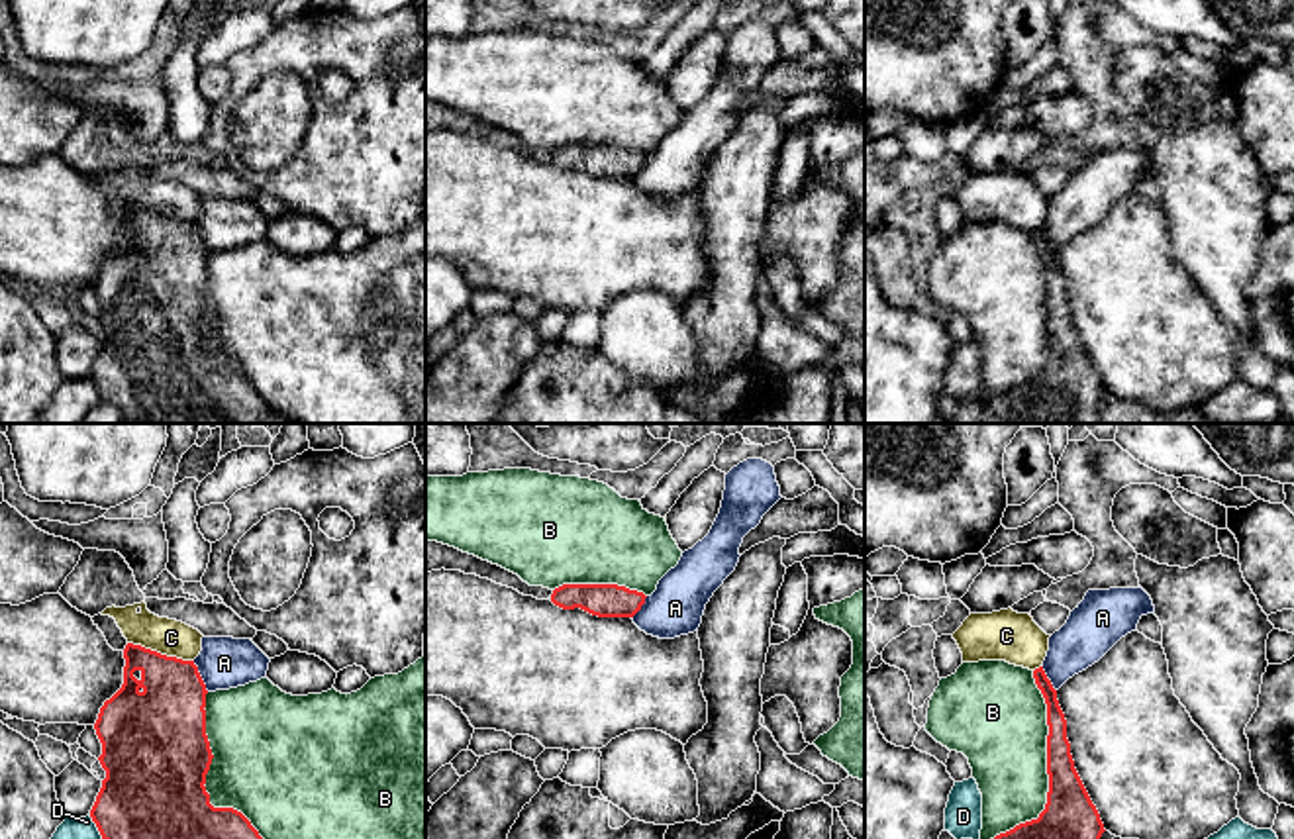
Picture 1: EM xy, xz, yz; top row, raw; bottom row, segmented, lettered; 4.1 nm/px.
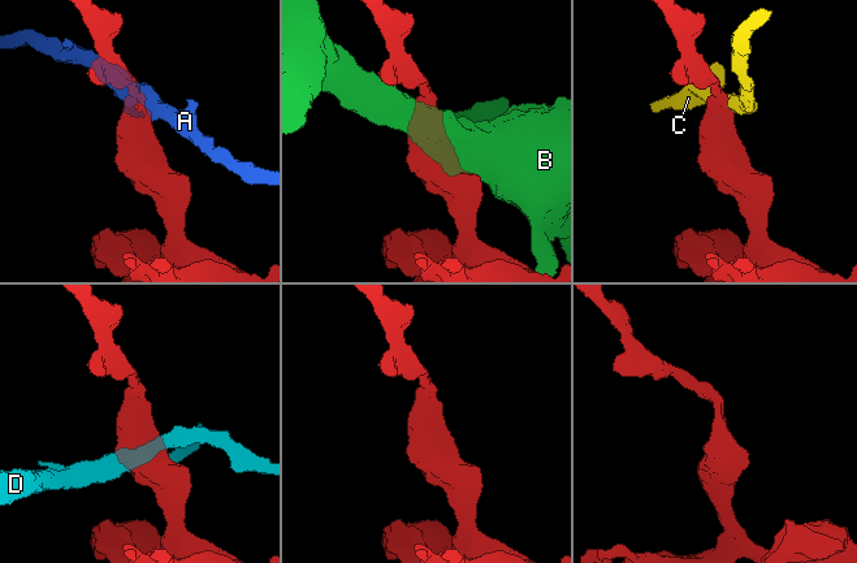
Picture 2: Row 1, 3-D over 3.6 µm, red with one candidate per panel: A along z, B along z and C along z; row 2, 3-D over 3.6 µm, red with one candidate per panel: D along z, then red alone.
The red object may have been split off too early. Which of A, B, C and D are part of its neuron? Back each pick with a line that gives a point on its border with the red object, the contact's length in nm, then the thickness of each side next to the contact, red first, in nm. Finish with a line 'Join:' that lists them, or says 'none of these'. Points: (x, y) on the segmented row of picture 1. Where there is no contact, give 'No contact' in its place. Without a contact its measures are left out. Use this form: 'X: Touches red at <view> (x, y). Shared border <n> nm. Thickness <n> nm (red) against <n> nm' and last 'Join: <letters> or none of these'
Join: none of these

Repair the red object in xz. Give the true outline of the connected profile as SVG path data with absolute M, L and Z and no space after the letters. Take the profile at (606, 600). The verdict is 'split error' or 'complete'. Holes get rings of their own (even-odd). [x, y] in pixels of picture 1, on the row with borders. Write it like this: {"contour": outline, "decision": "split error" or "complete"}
{"contour": "M563 584L551 602L563 610L580 608L598 617L633 617L645 604L645 594L618 584Z", "decision": "complete"}

